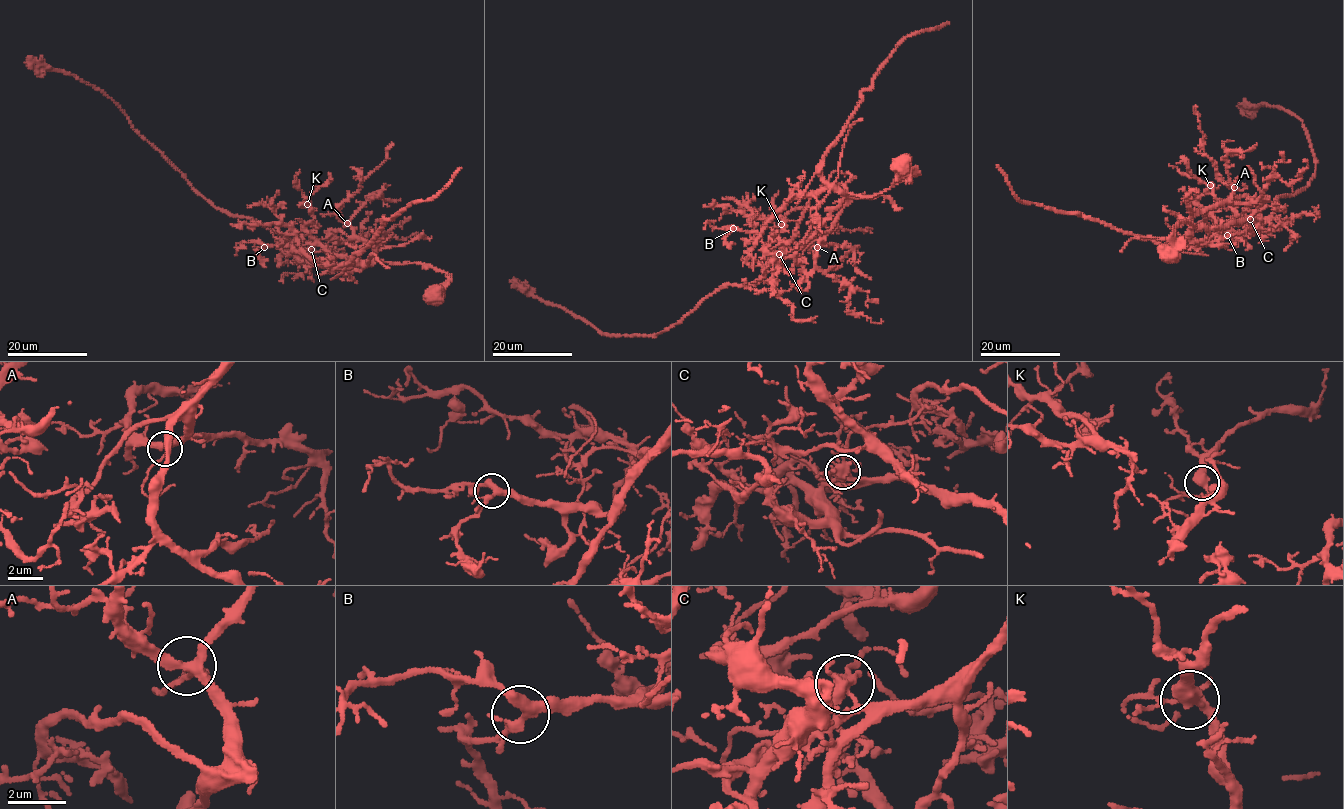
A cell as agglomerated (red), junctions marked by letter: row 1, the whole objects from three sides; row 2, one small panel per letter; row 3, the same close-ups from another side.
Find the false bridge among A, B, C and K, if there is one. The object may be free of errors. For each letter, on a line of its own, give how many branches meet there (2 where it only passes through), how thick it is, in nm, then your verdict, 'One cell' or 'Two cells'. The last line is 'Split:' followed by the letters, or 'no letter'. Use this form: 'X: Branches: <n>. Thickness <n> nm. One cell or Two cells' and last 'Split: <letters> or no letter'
A: Branches: 4. Thickness 320 nm. One cell
B: Branches: 4. Thickness 320 nm. One cell
C: Branches: 4. Thickness 340 nm. Two cells
K: Branches: 4. Thickness 360 nm. One cell
Split: C

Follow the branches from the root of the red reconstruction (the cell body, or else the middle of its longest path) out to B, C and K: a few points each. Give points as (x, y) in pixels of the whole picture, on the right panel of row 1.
B: (1170, 255), (1175, 246), (1174, 227), (1186, 221), (1193, 224), (1187, 234), (1198, 247), (1230, 226), (1227, 235)
C: (1170, 255), (1177, 224), (1186, 221), (1193, 224), (1191, 228), (1213, 229), (1250, 219)
K: (1170, 255), (1177, 224), (1193, 224), (1188, 237), (1204, 240), (1237, 215), (1231, 204), (1214, 195), (1210, 185)

